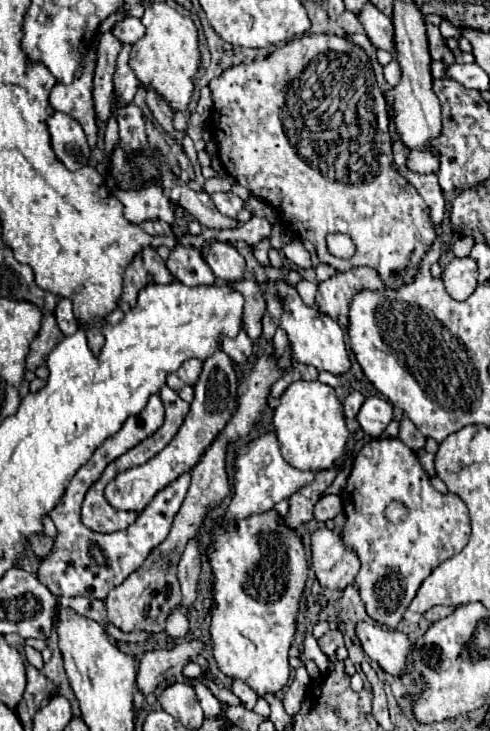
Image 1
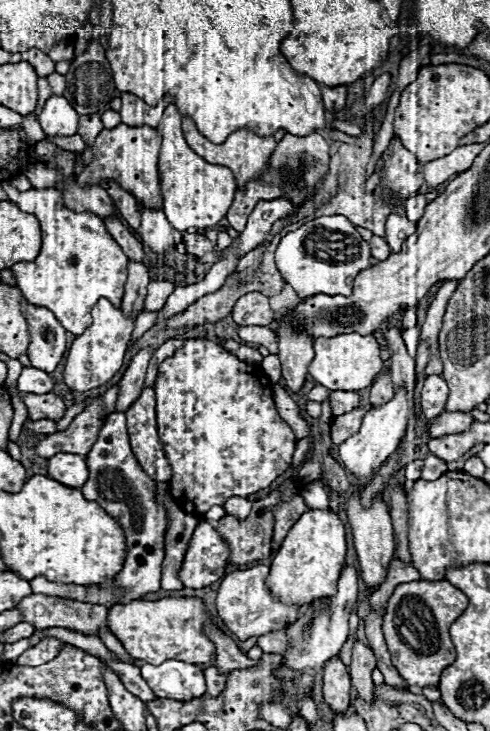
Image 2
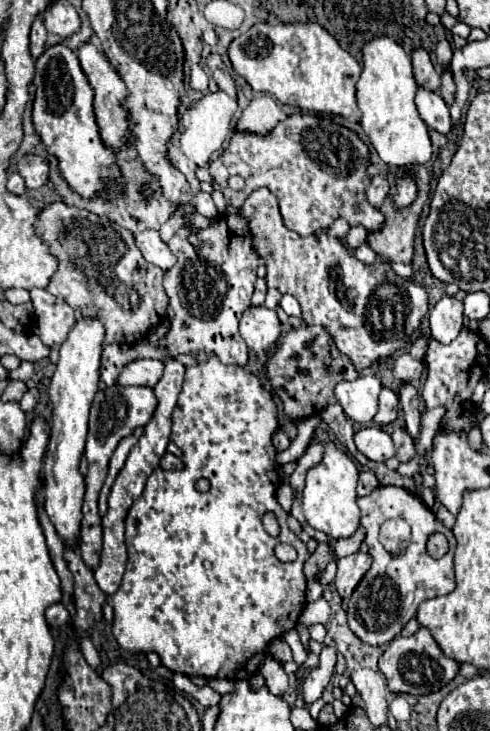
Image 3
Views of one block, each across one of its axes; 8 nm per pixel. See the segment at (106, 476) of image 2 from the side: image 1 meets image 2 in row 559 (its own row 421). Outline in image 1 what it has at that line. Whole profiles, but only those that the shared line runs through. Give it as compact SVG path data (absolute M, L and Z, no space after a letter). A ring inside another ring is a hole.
M158 394L150 396L148 406L136 414L130 416L124 426L118 430L118 434L110 436L100 448L96 448L94 456L76 472L72 482L68 484L62 500L58 506L50 512L50 518L54 520L58 528L58 536L54 540L54 550L46 560L40 560L40 572L38 580L54 594L54 596L86 596L86 598L98 598L104 600L112 588L122 584L136 568L140 568L146 560L146 556L166 540L172 520L178 514L190 480L176 480L164 490L156 494L156 498L144 508L144 512L138 516L134 524L130 524L126 530L114 532L114 534L98 534L90 528L86 528L80 520L80 504L88 492L88 488L100 480L104 468L114 462L118 456L126 454L130 448L138 444L138 440L144 440L152 436L164 422L164 404Z

